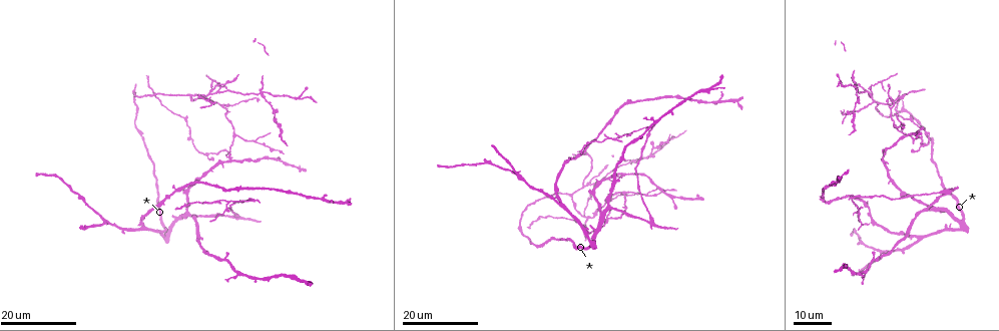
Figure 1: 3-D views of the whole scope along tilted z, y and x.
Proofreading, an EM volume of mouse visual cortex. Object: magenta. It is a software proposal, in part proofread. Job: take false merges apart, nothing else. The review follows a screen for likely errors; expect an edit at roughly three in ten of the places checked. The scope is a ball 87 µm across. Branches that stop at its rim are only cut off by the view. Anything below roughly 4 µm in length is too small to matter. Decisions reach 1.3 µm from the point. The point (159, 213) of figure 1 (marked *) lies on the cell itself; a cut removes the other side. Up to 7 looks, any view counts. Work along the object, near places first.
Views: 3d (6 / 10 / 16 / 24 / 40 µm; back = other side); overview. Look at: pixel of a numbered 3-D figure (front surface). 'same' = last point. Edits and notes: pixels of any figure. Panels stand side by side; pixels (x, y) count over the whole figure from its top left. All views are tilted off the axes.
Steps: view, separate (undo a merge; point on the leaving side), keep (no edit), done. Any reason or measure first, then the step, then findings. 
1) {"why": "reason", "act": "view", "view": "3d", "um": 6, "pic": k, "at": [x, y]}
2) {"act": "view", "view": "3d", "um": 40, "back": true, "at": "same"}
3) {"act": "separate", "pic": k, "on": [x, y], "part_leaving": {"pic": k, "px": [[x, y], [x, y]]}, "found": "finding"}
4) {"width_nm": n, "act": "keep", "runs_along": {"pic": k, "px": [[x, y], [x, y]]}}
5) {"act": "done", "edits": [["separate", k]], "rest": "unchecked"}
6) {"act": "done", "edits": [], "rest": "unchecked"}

{"why": "arms part here", "act": "view", "view": "3d", "um": 24, "pic": 1, "at": [944, 189]}

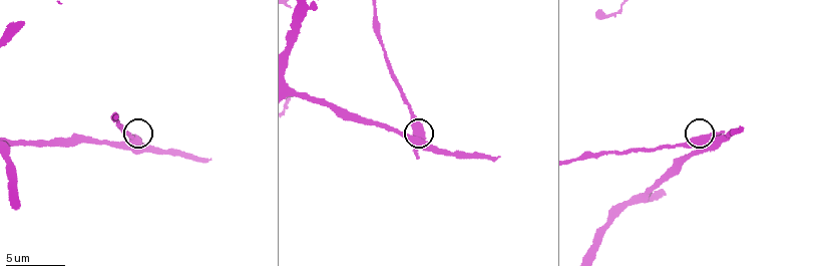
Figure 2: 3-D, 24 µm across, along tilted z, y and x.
{"act": "view", "view": "3d", "um": 10, "pic": 2, "at": [421, 135]}

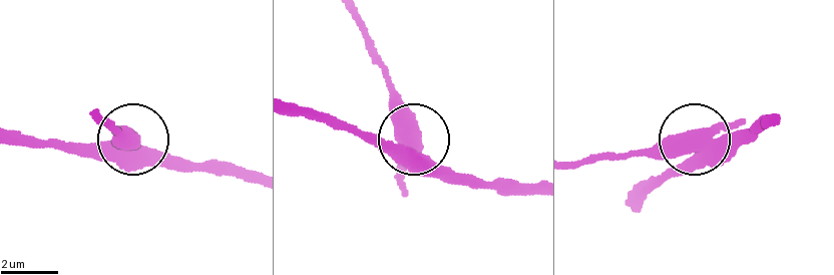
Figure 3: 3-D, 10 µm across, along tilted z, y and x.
{"arms": 3, "act": "keep", "runs_along": {"pic": 3, "px": [[632, 200], [656, 178], [688, 165], [702, 142], [747, 140]]}, "found": "all the same cell"}

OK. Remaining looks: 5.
{"why": "arms part here", "act": "view", "view": "3d", "um": 16, "pic": 1, "at": [229, 200]}

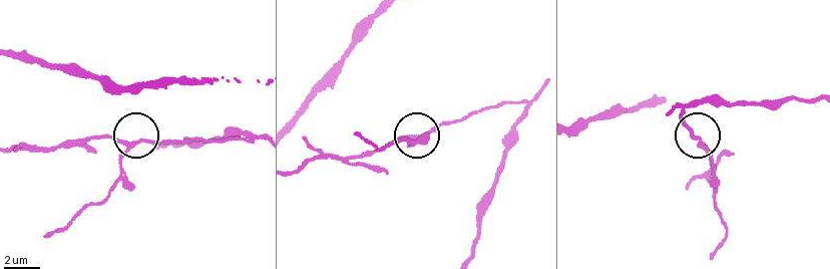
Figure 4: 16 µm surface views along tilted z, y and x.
{"act": "view", "view": "3d", "um": 10, "pic": 4, "at": [126, 146]}

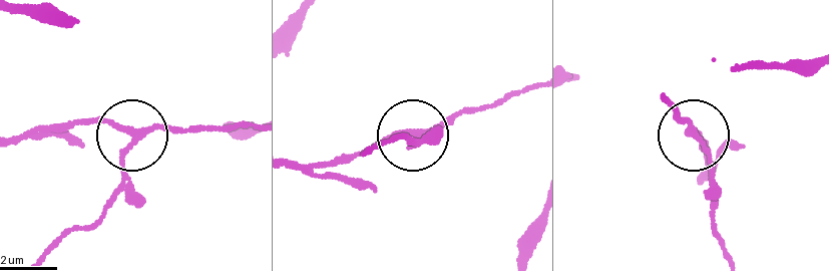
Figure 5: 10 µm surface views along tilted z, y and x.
{"width_nm": 170, "act": "keep", "runs_along": {"pic": 5, "px": [[532, 84], [490, 104], [462, 107], [419, 133], [413, 146]]}, "found": "continuous, no second cell"}

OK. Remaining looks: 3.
{"why": "sudden change in width", "act": "view", "view": "3d", "um": 24, "pic": 1, "at": [853, 198]}

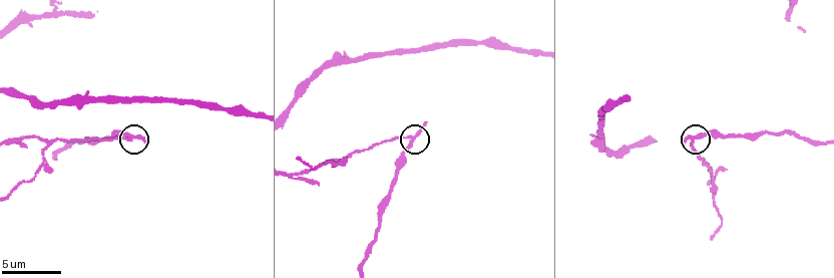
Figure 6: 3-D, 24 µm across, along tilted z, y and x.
{"act": "view", "view": "3d", "um": 10, "pic": 6, "at": [410, 144]}

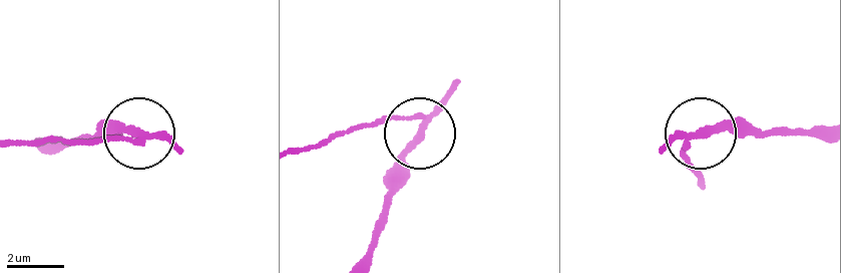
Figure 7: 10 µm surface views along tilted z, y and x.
{"act": "view", "view": "3d", "um": 6, "pic": 7, "at": [704, 134]}

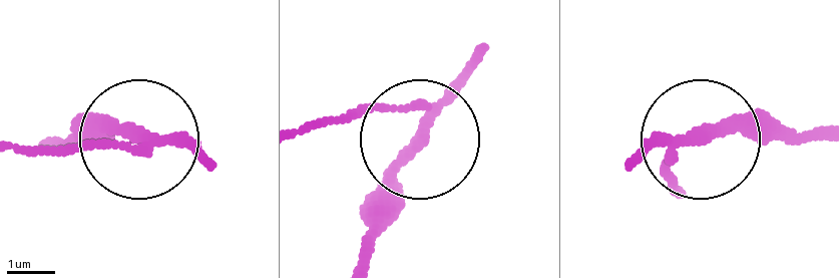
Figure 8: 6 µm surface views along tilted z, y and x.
{"arms": 3, "act": "keep", "found": "continuous, no second cell"}

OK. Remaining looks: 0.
{"act": "done", "edits": [], "rest": "unchecked"}

